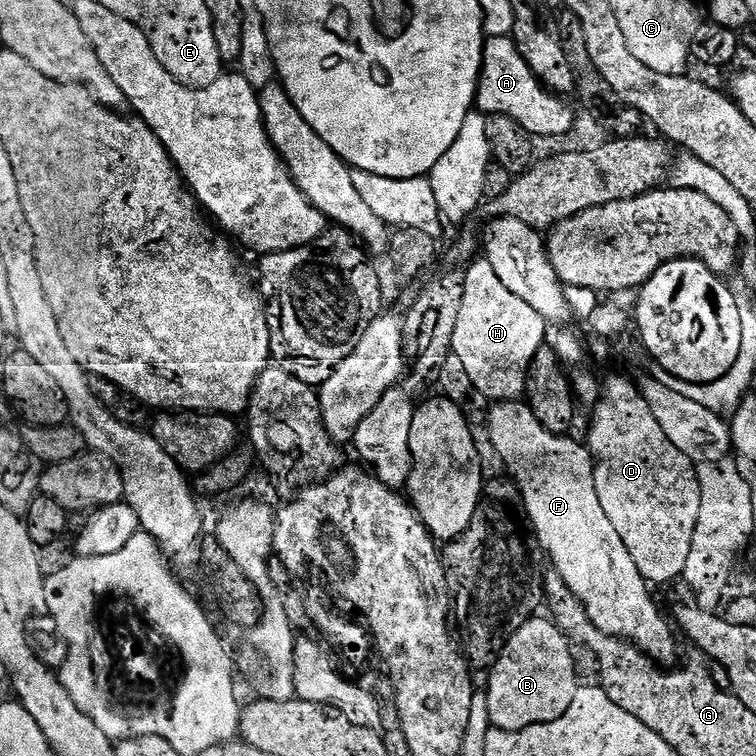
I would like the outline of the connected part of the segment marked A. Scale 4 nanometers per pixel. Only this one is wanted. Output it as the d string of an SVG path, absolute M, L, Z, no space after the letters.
M489 36L484 41L484 57L480 67L480 84L476 87L475 107L479 111L490 116L509 116L518 122L518 126L525 128L529 136L564 136L573 131L573 124L576 122L578 112L567 104L568 100L563 95L549 92L543 84L537 80L535 74L526 64L526 58L518 50L515 40L511 36Z

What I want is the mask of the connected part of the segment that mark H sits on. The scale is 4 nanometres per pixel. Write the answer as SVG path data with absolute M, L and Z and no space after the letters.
M476 258L467 265L464 272L466 291L462 293L462 310L458 313L458 326L454 326L454 342L452 352L466 365L466 371L474 381L474 386L486 394L489 402L516 402L524 396L526 378L530 370L530 362L540 348L545 347L544 328L546 321L530 302L522 302L518 294L513 294L498 278L494 266L483 258Z

